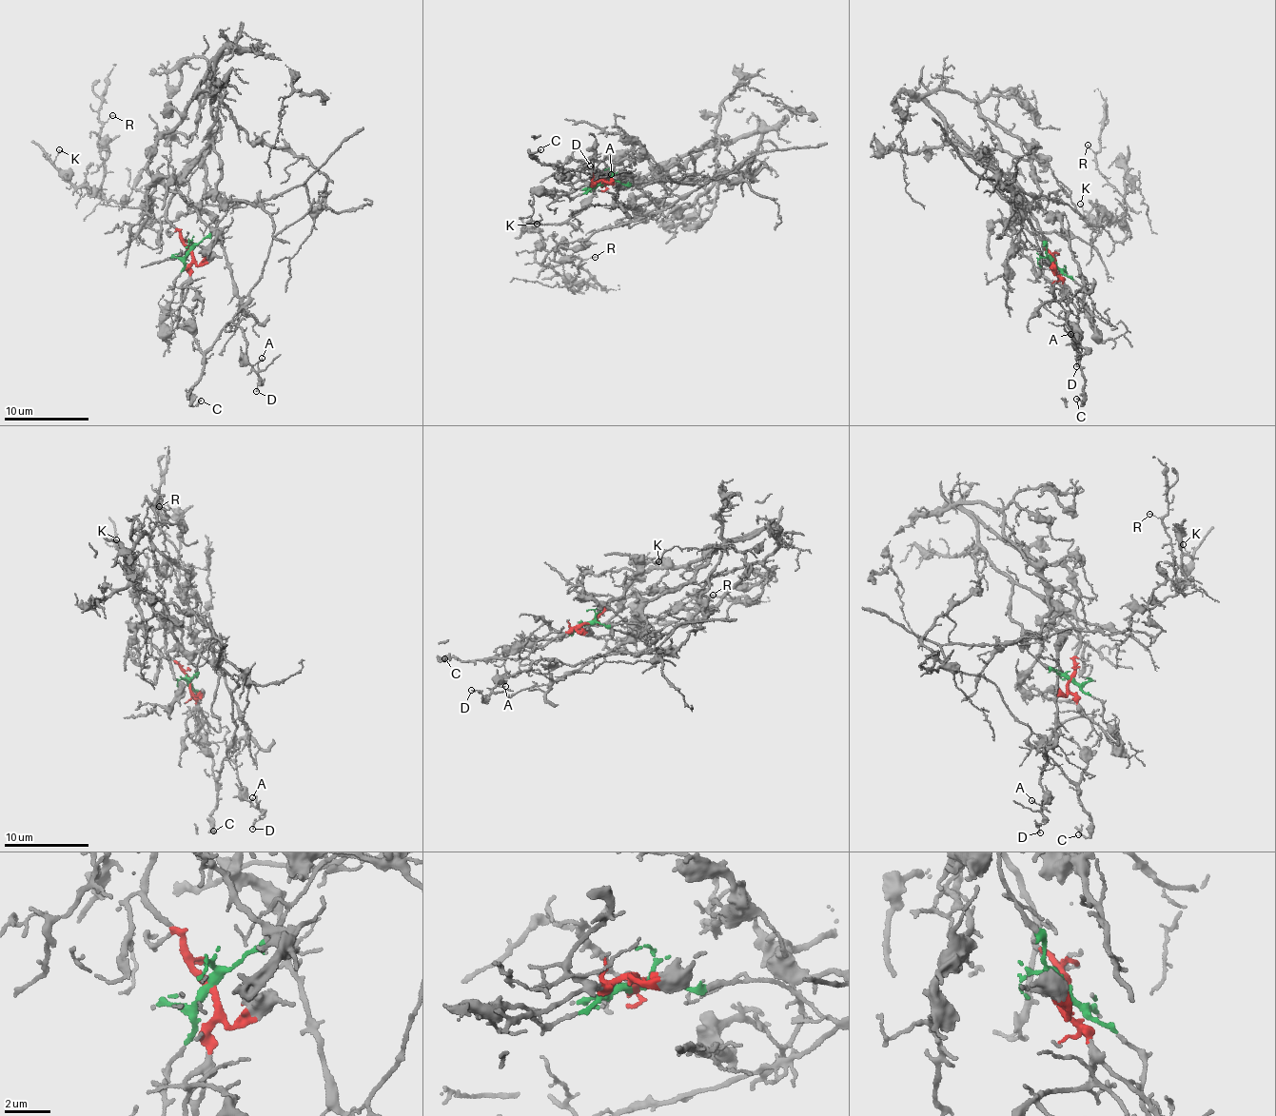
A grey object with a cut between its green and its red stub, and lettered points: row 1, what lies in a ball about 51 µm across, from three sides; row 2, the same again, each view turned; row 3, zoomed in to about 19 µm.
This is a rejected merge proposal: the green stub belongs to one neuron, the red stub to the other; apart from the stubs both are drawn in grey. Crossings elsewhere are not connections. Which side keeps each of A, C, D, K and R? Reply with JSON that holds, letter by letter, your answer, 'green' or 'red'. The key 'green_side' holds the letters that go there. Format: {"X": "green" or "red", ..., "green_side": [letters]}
{"A": "green", "C": "green", "D": "green", "K": "green", "R": "green", "green_side": ["A", "C", "D", "K", "R"]}

